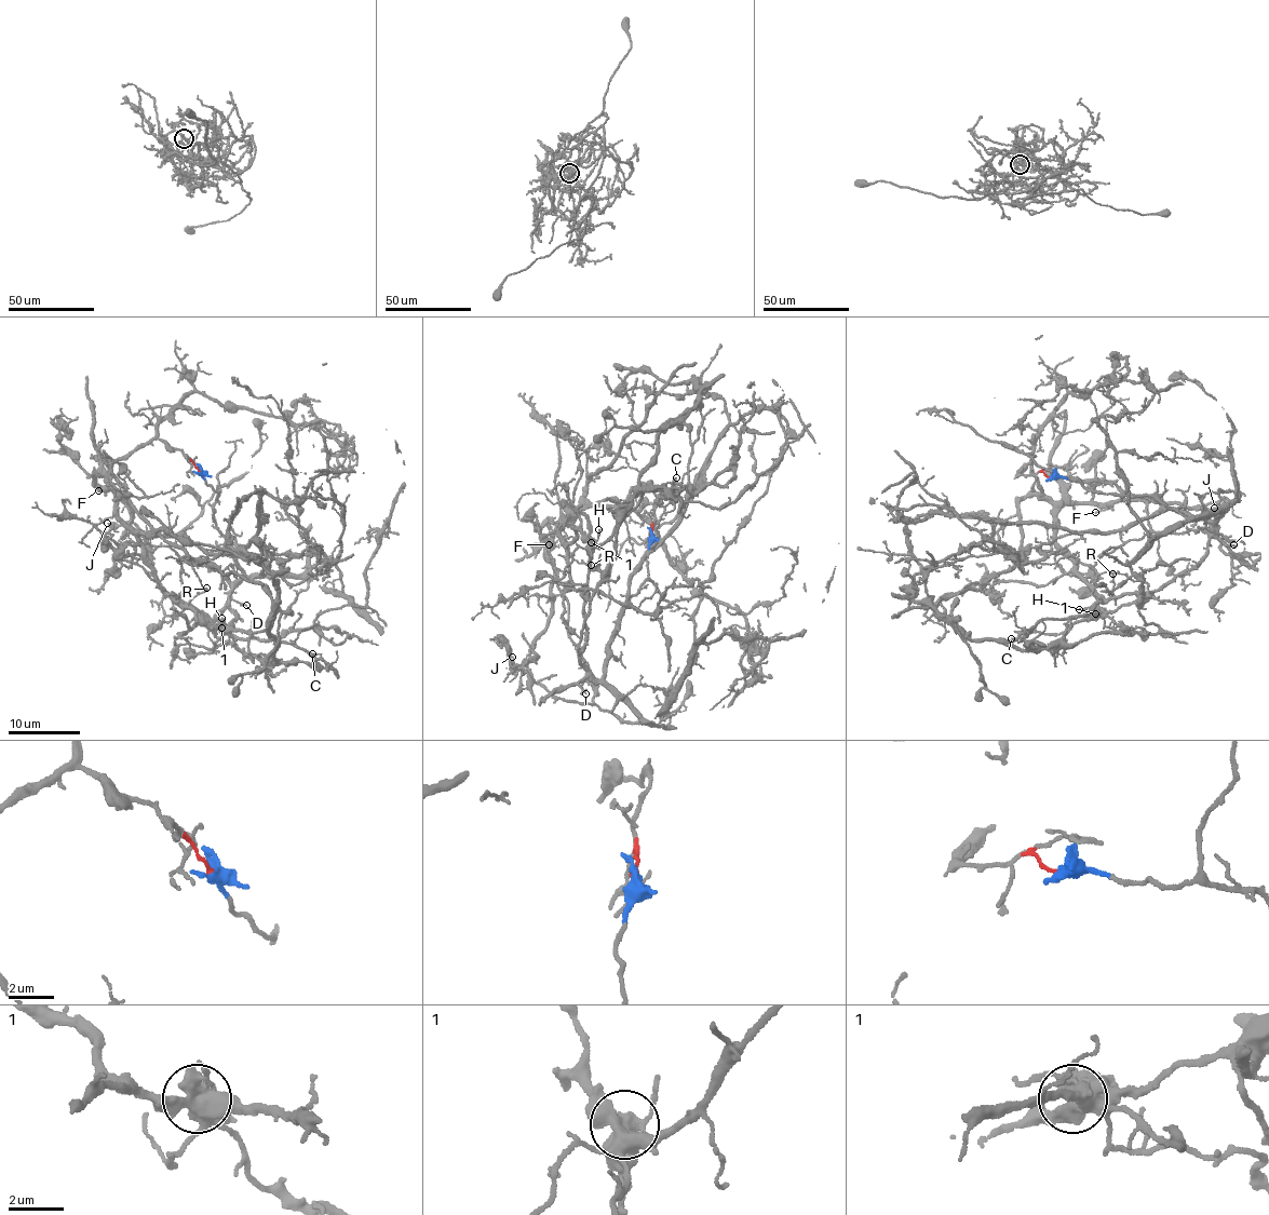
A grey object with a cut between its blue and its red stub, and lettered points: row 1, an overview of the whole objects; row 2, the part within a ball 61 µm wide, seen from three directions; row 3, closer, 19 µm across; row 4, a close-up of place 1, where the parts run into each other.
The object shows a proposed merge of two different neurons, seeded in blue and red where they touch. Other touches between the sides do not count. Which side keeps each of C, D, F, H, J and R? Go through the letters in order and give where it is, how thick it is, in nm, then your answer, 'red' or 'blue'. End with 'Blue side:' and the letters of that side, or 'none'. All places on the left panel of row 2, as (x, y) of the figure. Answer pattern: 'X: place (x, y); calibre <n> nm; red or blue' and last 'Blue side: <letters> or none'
C: place (312, 653); calibre 130 nm; red
D: place (246, 605); calibre 110 nm; blue
F: place (98, 490); calibre 130 nm; red
H: place (221, 618); calibre 140 nm; red
J: place (107, 523); calibre 140 nm; red
R: place (206, 588); calibre 120 nm; red
Blue side: D

